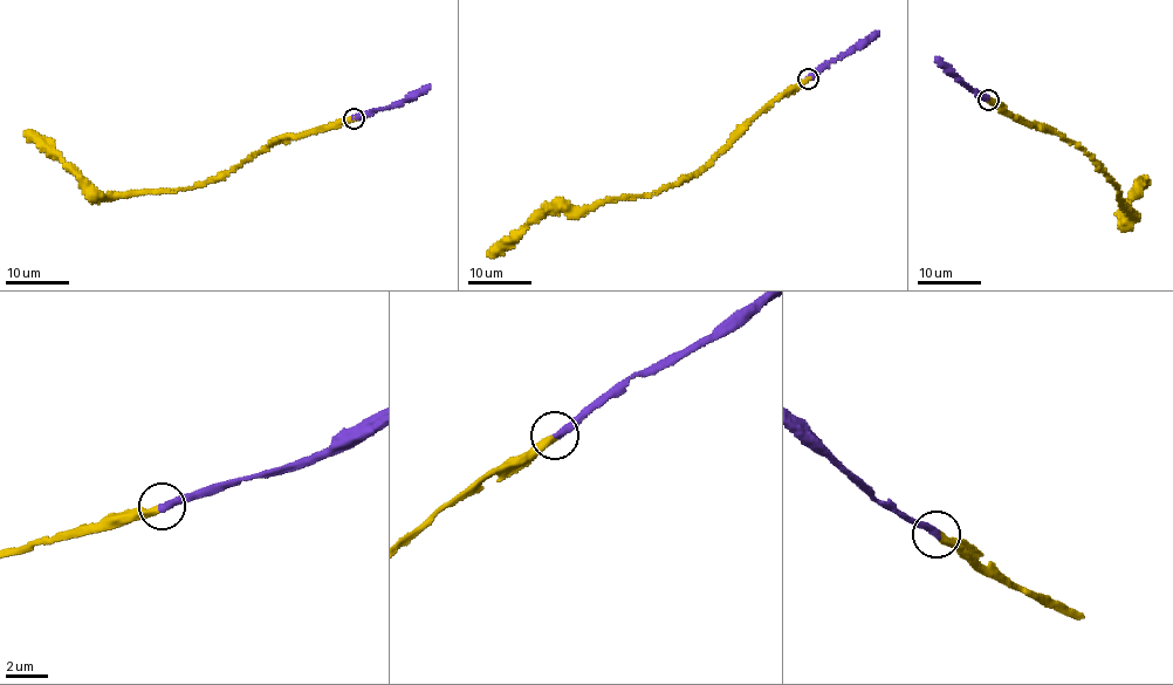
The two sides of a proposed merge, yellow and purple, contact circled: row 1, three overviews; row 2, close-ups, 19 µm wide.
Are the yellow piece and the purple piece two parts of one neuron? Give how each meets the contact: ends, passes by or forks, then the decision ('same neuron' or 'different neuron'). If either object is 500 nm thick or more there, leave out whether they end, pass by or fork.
yellow ends there; purple ends there; same neuron

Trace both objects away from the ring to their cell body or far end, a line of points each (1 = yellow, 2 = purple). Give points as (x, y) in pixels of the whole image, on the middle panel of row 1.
1: (808, 79), (774, 100), (693, 175), (650, 194), (602, 200), (573, 212), (560, 209), (530, 220), (488, 255)
2: (808, 79), (879, 34)

